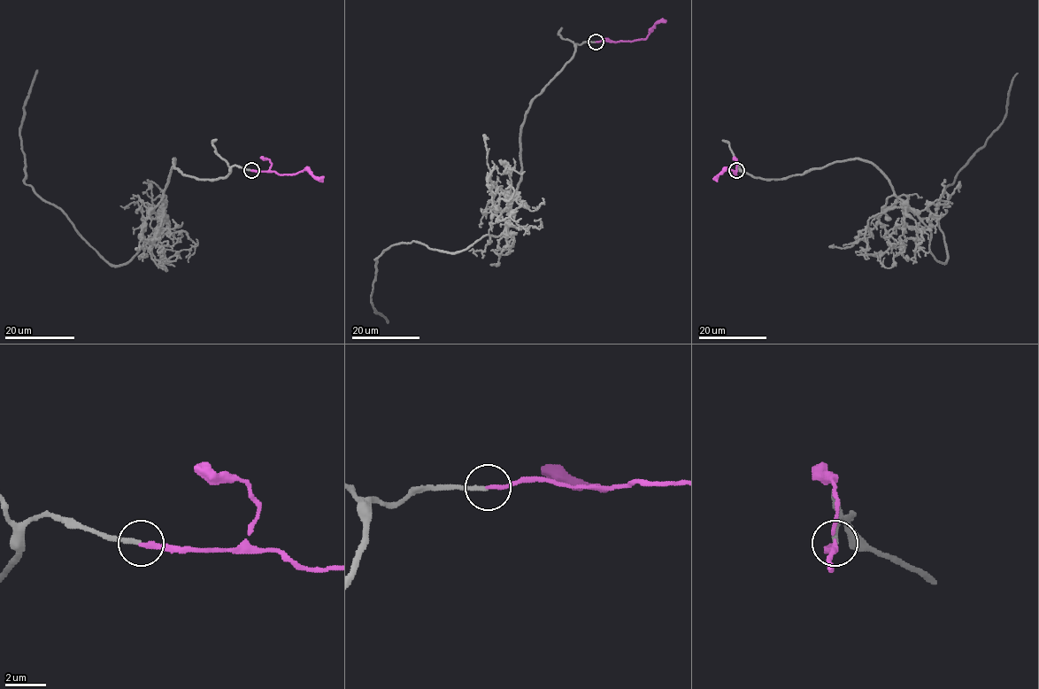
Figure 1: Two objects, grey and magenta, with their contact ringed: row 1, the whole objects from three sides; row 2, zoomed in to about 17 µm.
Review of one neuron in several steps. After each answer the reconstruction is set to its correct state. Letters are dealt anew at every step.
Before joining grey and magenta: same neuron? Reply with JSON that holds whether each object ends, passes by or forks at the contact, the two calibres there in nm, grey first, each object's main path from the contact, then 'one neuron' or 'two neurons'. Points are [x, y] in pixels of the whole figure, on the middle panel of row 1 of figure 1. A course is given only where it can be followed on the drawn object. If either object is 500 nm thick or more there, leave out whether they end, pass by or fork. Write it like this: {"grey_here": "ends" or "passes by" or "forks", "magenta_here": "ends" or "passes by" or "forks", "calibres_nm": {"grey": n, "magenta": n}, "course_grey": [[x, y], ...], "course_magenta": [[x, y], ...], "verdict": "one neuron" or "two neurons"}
{"grey_here": "ends", "magenta_here": "ends", "calibres_nm": {"grey": 220, "magenta": 240}, "course_grey": [[596, 42], [576, 44], [532, 101], [499, 236], [454, 252], [393, 244], [375, 259], [373, 307], [388, 322]], "course_magenta": [[596, 42], [640, 40], [646, 37], [657, 23], [665, 21]], "verdict": "one neuron"}

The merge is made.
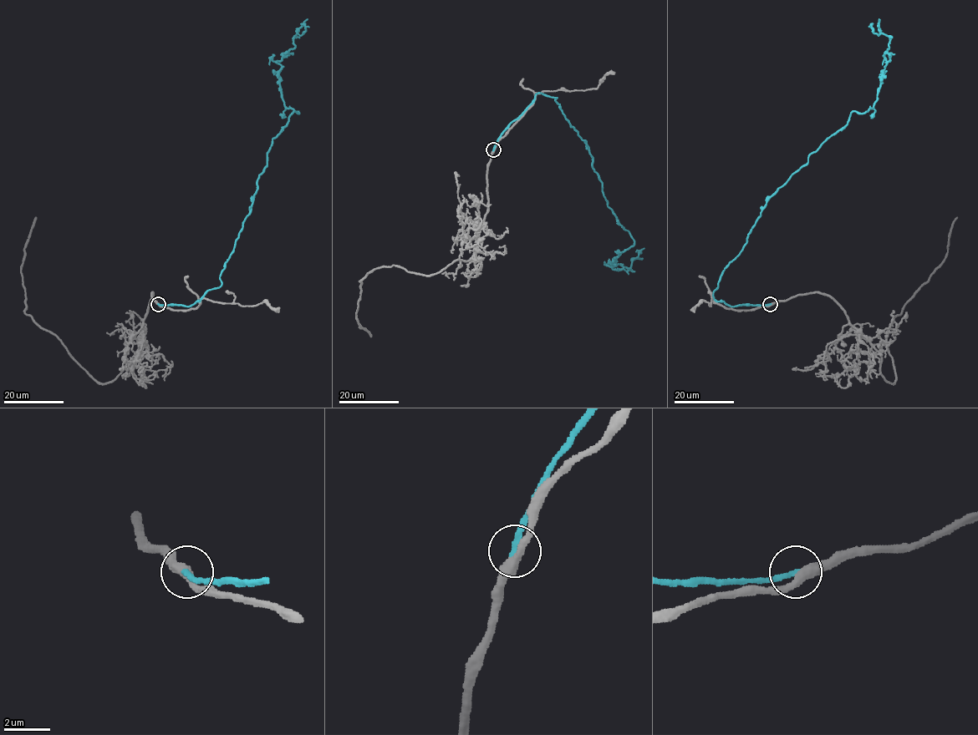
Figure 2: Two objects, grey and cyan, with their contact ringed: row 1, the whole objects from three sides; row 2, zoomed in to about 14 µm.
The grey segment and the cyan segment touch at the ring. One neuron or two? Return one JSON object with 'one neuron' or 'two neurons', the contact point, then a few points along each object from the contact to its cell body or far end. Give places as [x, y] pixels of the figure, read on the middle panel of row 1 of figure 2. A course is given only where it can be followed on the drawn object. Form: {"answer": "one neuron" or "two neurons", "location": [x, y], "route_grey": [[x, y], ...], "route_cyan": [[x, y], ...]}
{"answer": "two neurons", "location": [493, 149], "route_grey": [[493, 149], [488, 211], [473, 255], [430, 275], [392, 265], [368, 273], [356, 311], [371, 337]], "route_cyan": [[493, 149], [537, 93], [556, 98], [588, 146], [607, 205], [633, 240], [612, 268], [630, 268], [635, 251]]}

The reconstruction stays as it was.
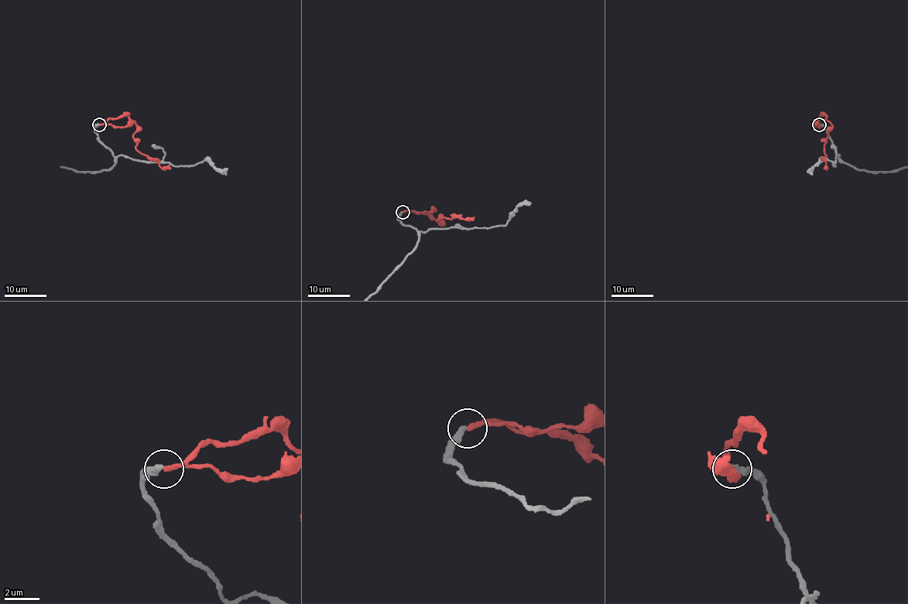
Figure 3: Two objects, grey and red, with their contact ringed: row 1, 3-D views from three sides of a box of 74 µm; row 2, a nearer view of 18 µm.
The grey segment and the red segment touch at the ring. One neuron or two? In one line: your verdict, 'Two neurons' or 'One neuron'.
One neuron

